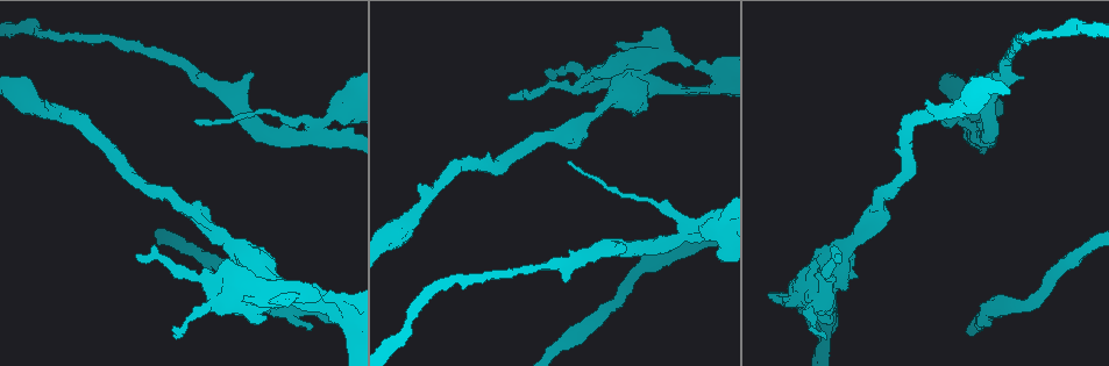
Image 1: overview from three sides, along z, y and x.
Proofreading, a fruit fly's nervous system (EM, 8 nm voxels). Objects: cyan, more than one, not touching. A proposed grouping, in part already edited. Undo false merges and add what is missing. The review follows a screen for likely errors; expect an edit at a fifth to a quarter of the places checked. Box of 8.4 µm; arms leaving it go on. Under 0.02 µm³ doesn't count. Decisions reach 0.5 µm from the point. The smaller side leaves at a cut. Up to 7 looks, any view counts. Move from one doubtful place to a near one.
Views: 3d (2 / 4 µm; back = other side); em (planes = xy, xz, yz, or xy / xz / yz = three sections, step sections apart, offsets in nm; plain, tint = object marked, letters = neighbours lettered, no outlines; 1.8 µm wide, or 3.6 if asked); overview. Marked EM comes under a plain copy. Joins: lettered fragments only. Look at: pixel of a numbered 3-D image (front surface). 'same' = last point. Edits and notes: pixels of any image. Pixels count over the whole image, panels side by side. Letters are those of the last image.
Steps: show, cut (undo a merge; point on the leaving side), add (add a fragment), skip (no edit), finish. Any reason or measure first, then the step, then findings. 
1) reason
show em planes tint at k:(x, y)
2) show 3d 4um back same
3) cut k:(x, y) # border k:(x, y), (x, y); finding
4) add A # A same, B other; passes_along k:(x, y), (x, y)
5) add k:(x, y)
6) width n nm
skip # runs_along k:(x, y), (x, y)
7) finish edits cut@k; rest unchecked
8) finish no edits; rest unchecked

branch point
show em xz step 4 tint at 1:(820, 298)

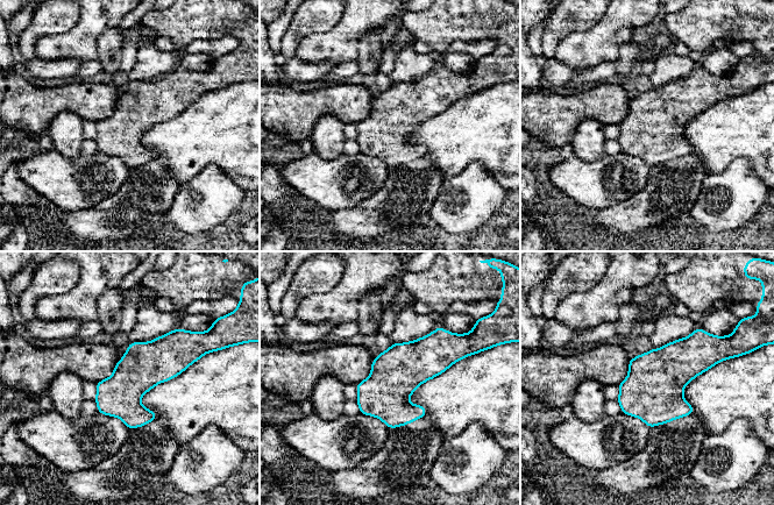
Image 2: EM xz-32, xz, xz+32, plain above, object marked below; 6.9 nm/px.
cut it another way
show em planes letters same

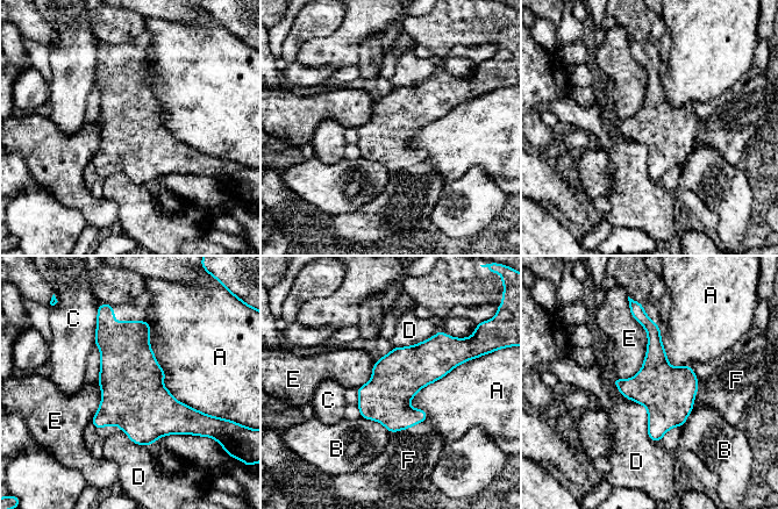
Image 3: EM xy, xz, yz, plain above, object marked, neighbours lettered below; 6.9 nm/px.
width 360 nm
skip # A other, B other, C other, D other, E other, F other; border 3:(145, 318), (163, 385), (206, 414); continuous, no second neuron

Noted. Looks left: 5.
an open end
show 3d 4um at 1:(841, 255)

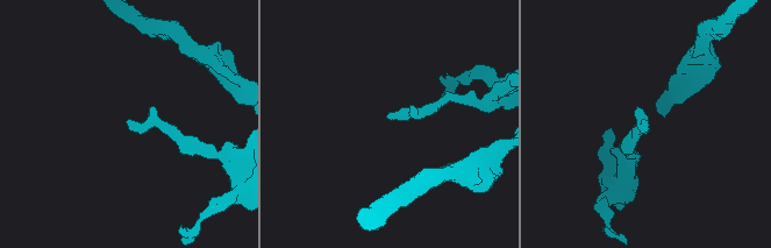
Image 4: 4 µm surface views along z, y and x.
show em 3.6um yz step 8 letters at 4:(127, 124)

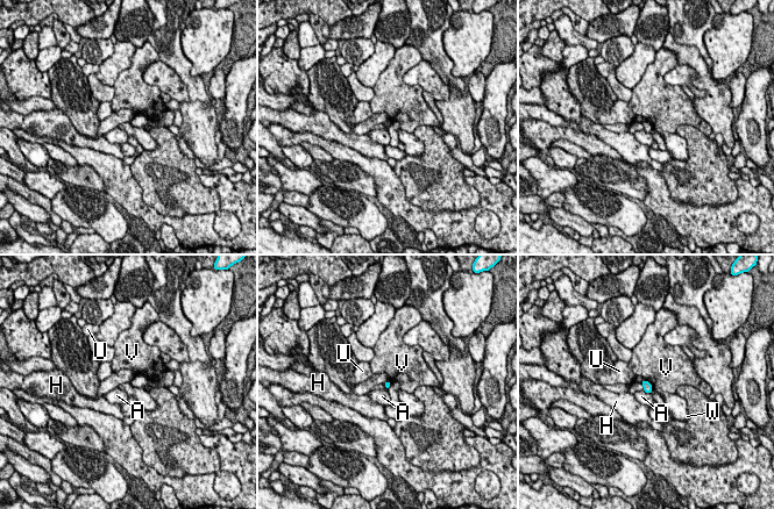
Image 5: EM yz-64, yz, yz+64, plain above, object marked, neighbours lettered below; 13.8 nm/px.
skip # A other, H other, U other, V other, W other; border 5:(641, 382), (644, 389); no lettered fragment goes on from it

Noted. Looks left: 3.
branch stops here
show 3d 2um at 1:(978, 329)

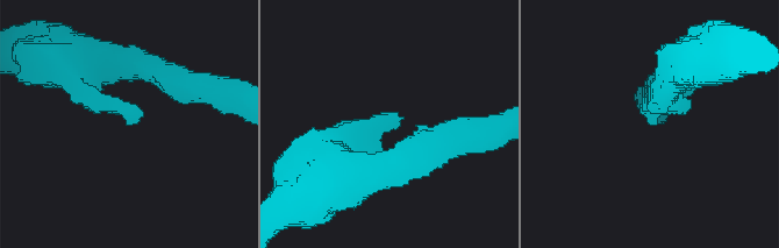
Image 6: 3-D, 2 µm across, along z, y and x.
now the EM
show em planes letters at 6:(137, 120)

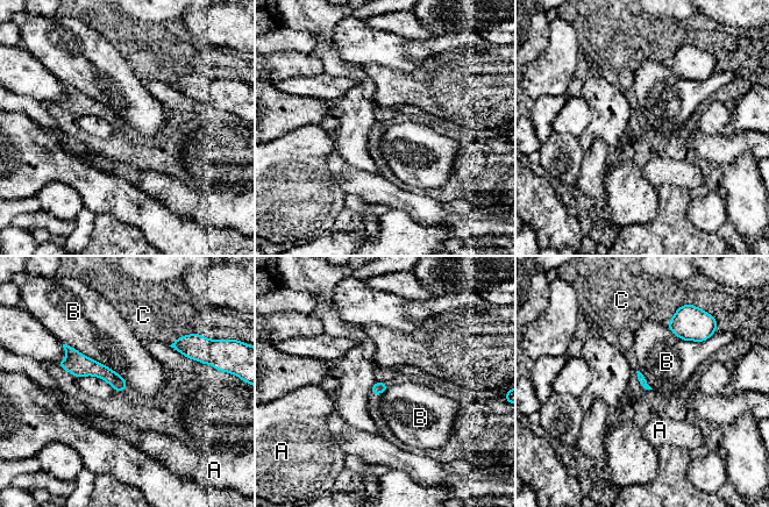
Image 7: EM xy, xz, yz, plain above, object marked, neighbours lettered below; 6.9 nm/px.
skip # A other, B other, C other; runs_along 7:(69, 349), (122, 386); none of them fits

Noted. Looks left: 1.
finish no edits; rest unchecked

